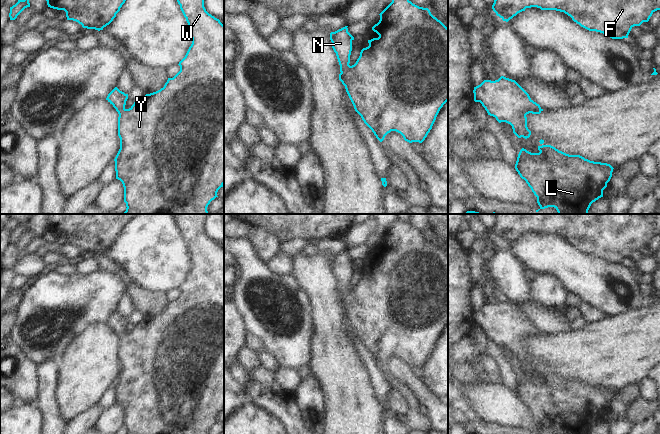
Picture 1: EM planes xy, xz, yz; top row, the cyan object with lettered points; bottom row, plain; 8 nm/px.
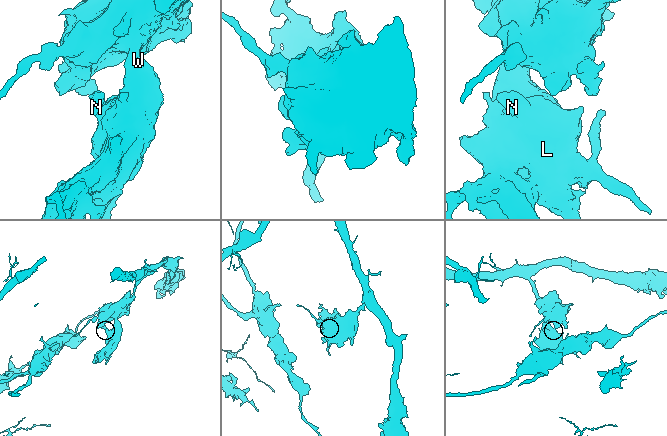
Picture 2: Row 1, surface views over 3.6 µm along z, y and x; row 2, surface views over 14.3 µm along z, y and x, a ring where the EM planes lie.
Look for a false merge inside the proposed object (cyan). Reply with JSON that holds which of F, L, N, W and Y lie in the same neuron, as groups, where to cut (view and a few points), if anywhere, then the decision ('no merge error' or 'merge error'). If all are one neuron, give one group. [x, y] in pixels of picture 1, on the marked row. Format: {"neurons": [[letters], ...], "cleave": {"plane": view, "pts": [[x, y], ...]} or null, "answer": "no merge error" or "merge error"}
{"neurons": [["F", "L", "N", "W", "Y"]], "cleave": null, "answer": "no merge error"}

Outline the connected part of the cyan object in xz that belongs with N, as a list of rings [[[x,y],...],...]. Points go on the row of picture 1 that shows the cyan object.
[[[392,0],[379,15],[379,22],[372,27],[379,37],[368,40],[369,46],[361,50],[352,66],[349,63],[354,37],[348,32],[348,26],[330,33],[332,48],[340,65],[339,80],[345,86],[355,111],[380,142],[388,133],[396,131],[409,143],[422,143],[440,109],[448,101],[448,28],[428,8],[419,7],[409,0]]]

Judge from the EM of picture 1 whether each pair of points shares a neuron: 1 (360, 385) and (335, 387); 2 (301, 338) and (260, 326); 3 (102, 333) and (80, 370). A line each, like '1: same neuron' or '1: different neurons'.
1: same neuron
2: same neuron
3: same neuron

